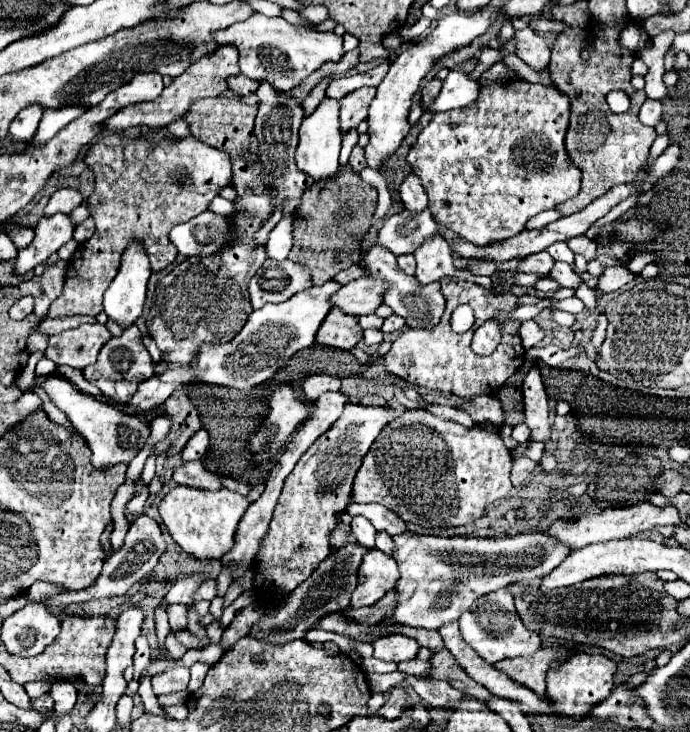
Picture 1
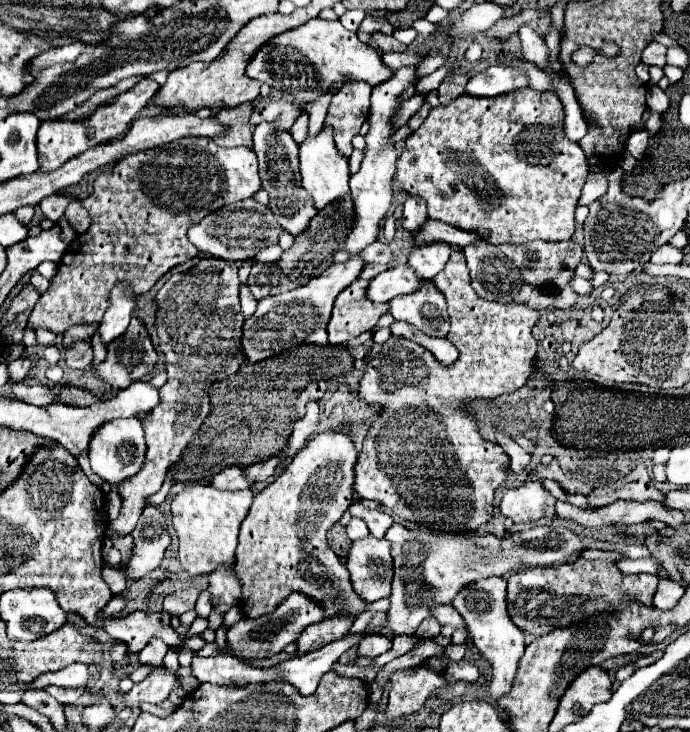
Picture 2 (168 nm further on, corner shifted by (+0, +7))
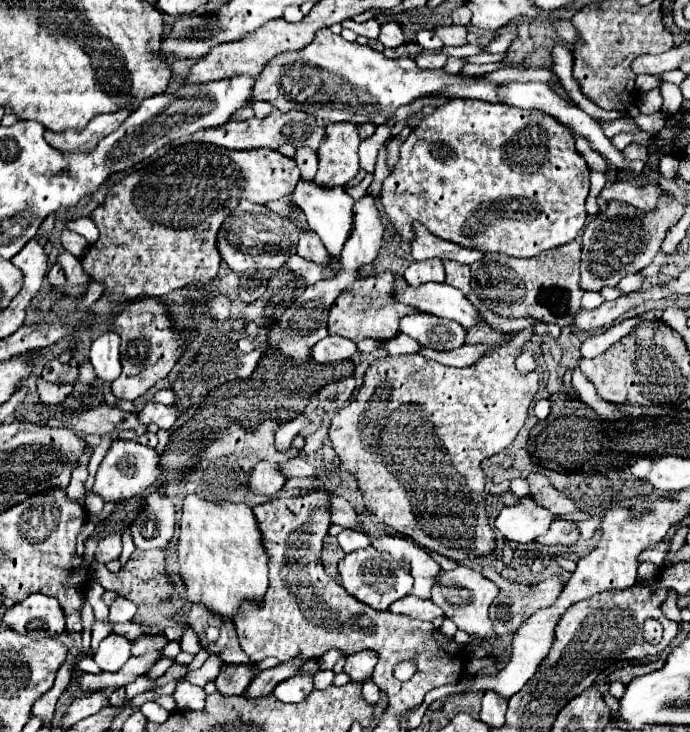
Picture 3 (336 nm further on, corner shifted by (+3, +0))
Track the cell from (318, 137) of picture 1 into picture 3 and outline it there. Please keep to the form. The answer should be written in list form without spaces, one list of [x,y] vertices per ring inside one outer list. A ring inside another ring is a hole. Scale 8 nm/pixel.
[[[302,181],[296,185],[294,193],[292,193],[296,205],[304,211],[310,229],[320,237],[320,241],[324,243],[324,247],[328,249],[328,253],[334,259],[340,259],[340,251],[344,247],[344,243],[350,237],[352,231],[352,221],[354,221],[354,199],[342,189],[342,187],[318,187],[314,181]]]

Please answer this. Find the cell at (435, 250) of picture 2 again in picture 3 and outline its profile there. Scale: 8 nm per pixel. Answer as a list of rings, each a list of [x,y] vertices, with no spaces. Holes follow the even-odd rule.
[[[426,259],[426,261],[414,261],[406,273],[404,279],[412,285],[424,285],[424,283],[444,283],[444,267],[440,259]]]

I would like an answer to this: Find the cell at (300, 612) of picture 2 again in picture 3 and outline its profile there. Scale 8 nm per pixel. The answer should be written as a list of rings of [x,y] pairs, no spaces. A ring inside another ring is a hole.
[[[224,665],[220,675],[216,677],[216,691],[226,697],[242,695],[254,675],[256,671],[252,669],[252,665]]]

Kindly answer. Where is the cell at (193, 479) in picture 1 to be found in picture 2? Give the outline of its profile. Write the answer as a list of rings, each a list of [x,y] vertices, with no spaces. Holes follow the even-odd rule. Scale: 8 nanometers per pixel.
[[[225,468],[223,472],[215,474],[211,478],[211,486],[215,486],[217,490],[243,490],[243,488],[249,488],[253,482],[247,480],[243,476],[243,468]]]

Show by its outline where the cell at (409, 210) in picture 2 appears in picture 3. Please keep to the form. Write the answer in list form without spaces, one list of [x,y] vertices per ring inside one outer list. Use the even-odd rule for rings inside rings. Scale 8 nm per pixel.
[[[414,223],[414,231],[416,231],[416,237],[410,243],[410,251],[416,261],[438,257],[438,259],[452,259],[452,261],[458,261],[464,265],[472,265],[474,261],[482,259],[482,251],[464,249],[450,241],[438,239],[438,237],[430,235],[420,223]]]

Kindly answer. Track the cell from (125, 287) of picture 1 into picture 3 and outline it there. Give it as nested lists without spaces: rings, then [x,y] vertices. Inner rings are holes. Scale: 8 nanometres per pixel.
[[[104,331],[90,347],[90,363],[96,371],[96,379],[112,383],[122,373],[120,363],[120,337],[112,331]]]

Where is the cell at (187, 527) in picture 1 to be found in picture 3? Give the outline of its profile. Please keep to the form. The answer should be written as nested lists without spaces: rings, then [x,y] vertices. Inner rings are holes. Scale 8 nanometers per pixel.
[[[188,495],[180,523],[178,561],[188,599],[226,621],[234,621],[240,615],[242,603],[262,603],[264,599],[268,587],[268,555],[262,549],[262,533],[258,531],[256,517],[244,503],[214,503],[198,495]]]

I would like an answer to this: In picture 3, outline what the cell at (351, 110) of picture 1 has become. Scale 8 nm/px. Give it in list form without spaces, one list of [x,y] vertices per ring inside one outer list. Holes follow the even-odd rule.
[[[328,123],[326,139],[320,145],[320,169],[316,183],[326,187],[346,187],[358,173],[358,127],[354,123]]]

